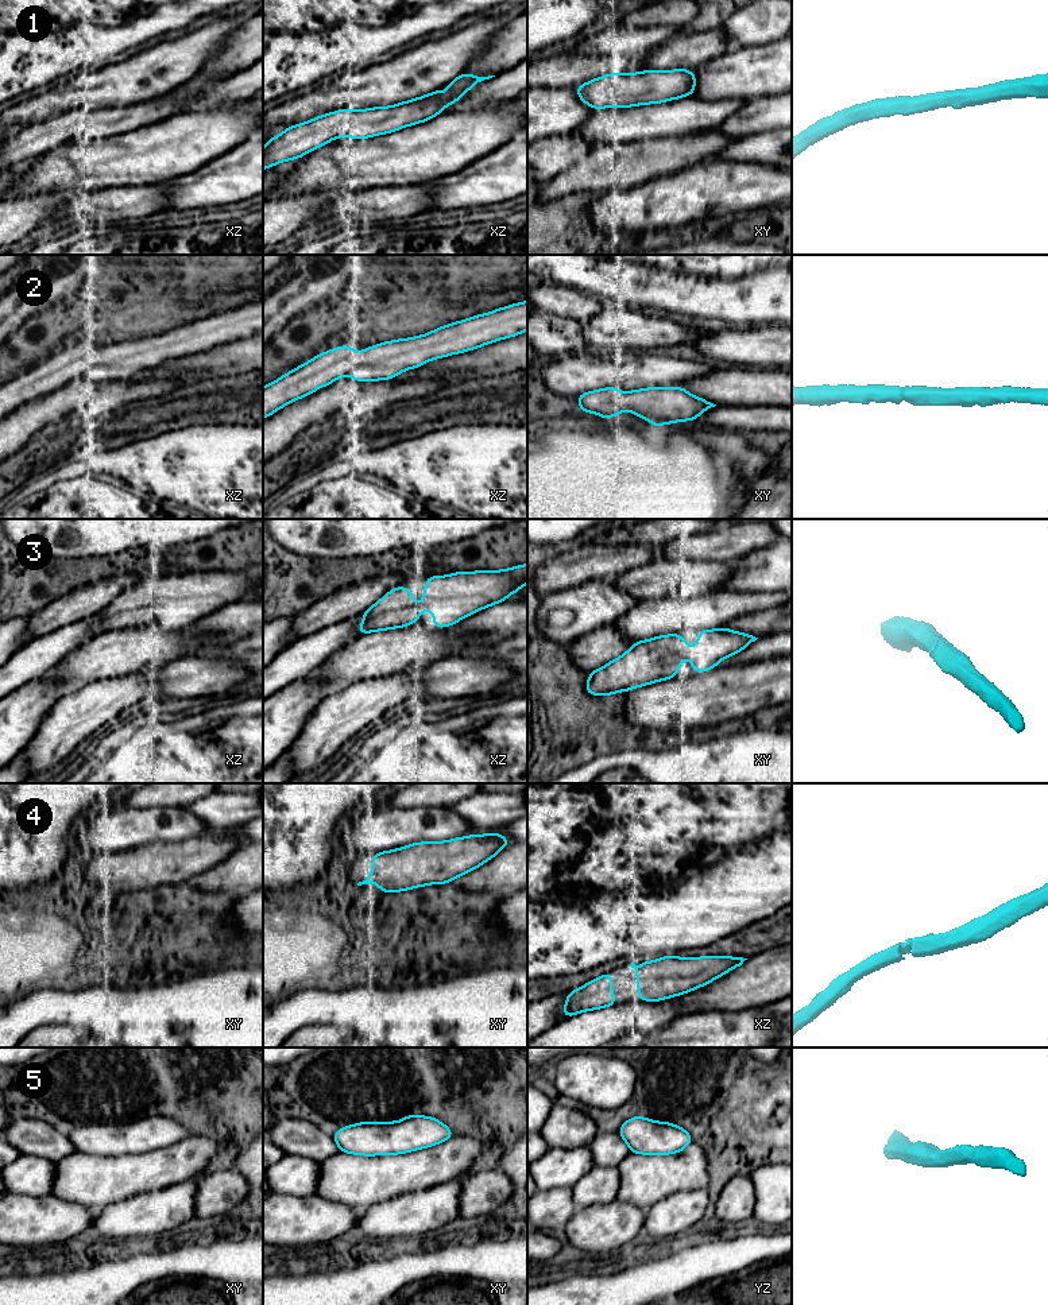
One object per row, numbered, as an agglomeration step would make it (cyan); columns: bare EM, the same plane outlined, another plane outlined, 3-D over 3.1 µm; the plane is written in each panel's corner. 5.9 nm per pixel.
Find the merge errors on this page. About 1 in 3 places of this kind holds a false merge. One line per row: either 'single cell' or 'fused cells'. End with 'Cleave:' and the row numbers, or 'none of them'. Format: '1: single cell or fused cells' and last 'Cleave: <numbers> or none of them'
1: single cell
2: single cell
3: single cell
4: single cell
5: single cell
Cleave: none of them

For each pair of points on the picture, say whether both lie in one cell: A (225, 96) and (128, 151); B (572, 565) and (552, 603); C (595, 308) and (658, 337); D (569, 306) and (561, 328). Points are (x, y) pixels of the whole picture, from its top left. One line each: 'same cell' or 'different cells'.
A: different cells
B: different cells
C: different cells
D: different cells

